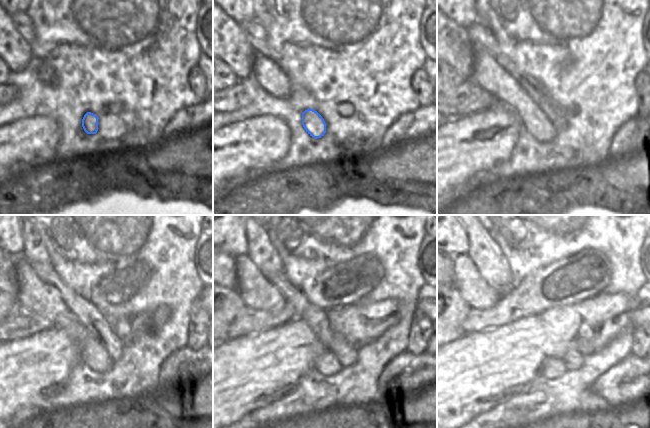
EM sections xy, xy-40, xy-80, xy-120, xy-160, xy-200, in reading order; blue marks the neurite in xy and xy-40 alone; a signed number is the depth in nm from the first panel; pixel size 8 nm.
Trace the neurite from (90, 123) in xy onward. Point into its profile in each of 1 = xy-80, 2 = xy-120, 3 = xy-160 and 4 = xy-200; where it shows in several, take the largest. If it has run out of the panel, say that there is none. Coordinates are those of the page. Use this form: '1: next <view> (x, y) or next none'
1: next xy-80 (534, 120)
2: next xy-120 (92, 354)
3: next xy-160 (326, 364)
4: next xy-200 (552, 368)

